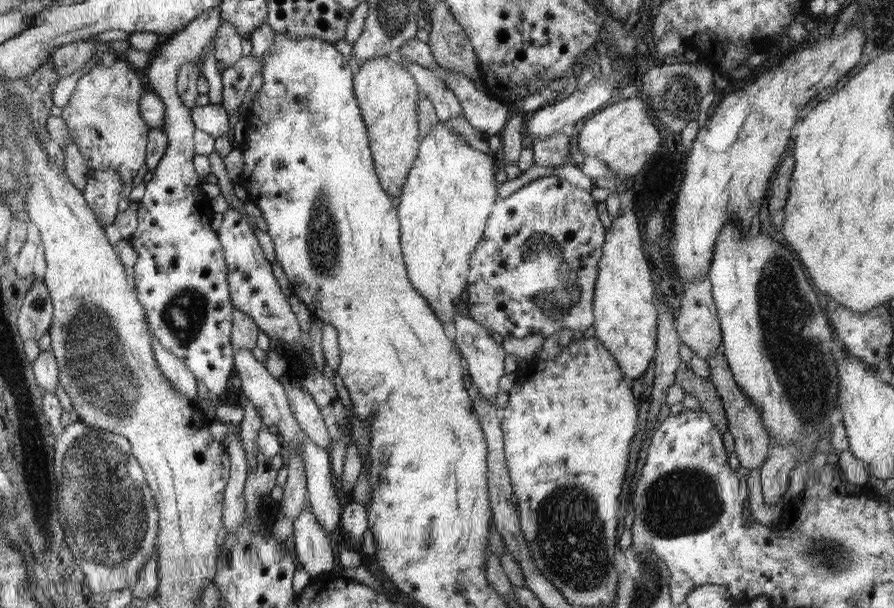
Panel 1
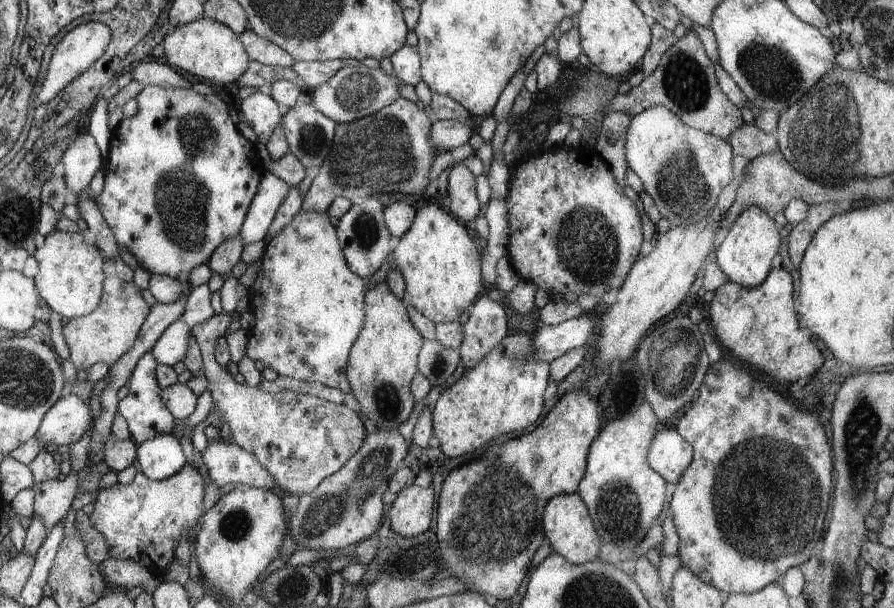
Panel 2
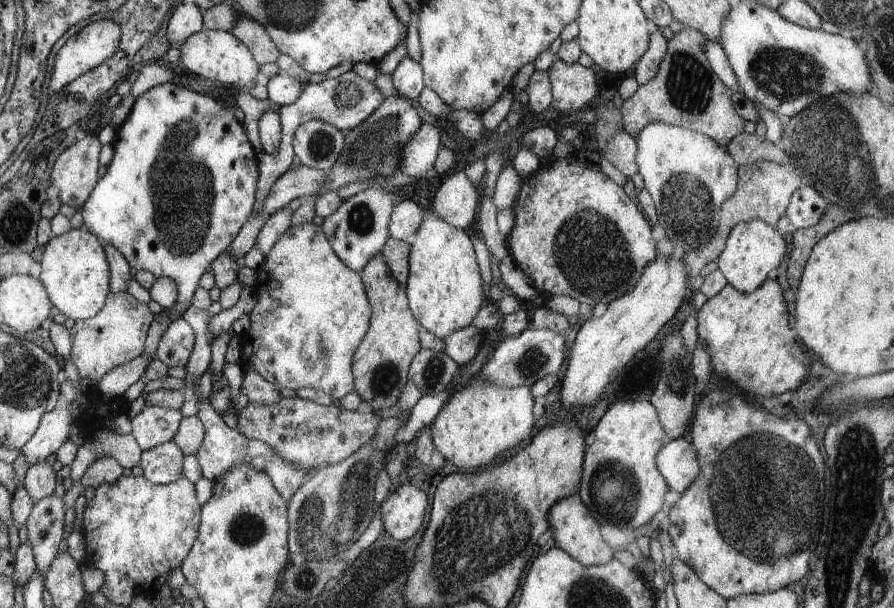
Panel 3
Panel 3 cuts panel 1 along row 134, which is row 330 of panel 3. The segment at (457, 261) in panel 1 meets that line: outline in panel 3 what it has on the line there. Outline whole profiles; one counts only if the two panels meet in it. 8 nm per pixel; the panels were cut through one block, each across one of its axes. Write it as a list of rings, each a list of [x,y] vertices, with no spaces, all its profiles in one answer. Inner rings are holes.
[[[436,216],[421,222],[410,244],[405,289],[418,324],[441,339],[470,326],[482,306],[482,278],[470,236]]]

